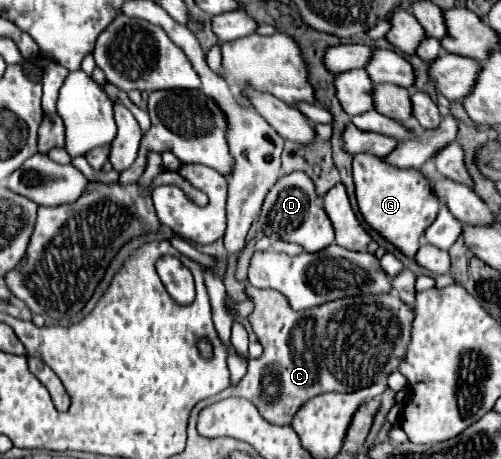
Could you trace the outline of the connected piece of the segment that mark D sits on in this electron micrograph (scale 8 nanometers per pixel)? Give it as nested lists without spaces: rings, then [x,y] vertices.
[[[292,171],[276,181],[276,185],[268,191],[264,203],[262,203],[262,213],[260,213],[260,227],[266,237],[272,237],[272,229],[278,231],[278,237],[288,243],[302,245],[304,251],[308,253],[318,253],[320,249],[326,249],[328,245],[334,243],[334,229],[332,221],[328,219],[326,211],[322,205],[316,203],[316,187],[312,179],[302,173],[302,171]]]

